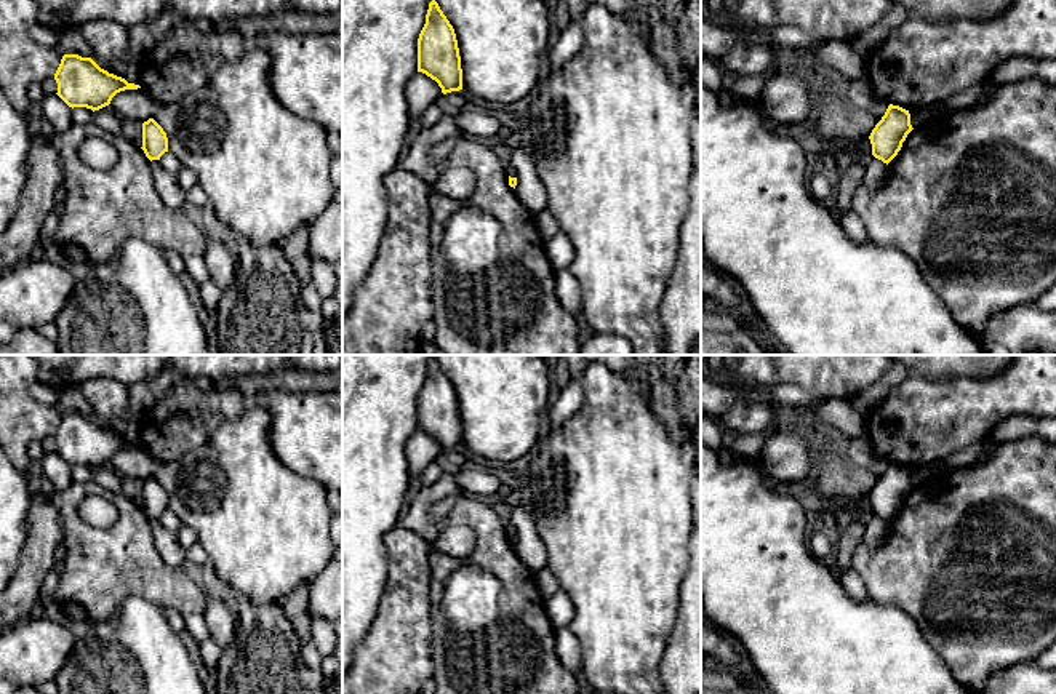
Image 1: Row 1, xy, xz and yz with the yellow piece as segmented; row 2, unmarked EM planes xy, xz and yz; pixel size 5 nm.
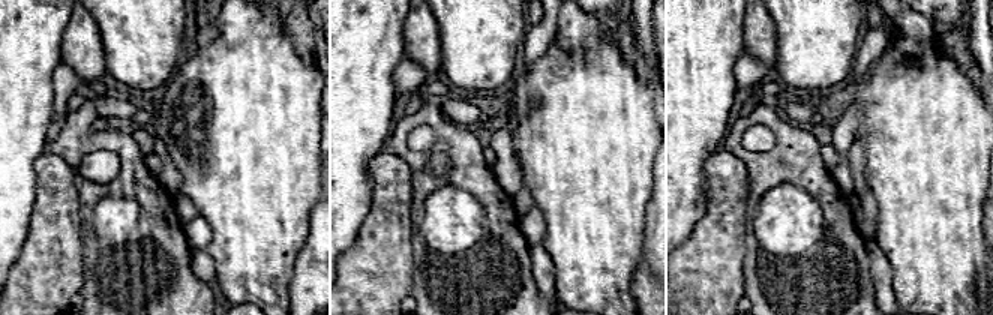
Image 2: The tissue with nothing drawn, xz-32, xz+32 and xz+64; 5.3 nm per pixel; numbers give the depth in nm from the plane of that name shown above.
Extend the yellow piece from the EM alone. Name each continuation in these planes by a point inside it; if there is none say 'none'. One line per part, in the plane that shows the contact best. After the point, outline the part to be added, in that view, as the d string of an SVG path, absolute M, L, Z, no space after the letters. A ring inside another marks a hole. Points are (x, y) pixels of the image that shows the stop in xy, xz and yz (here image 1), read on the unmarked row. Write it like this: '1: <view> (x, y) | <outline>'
none

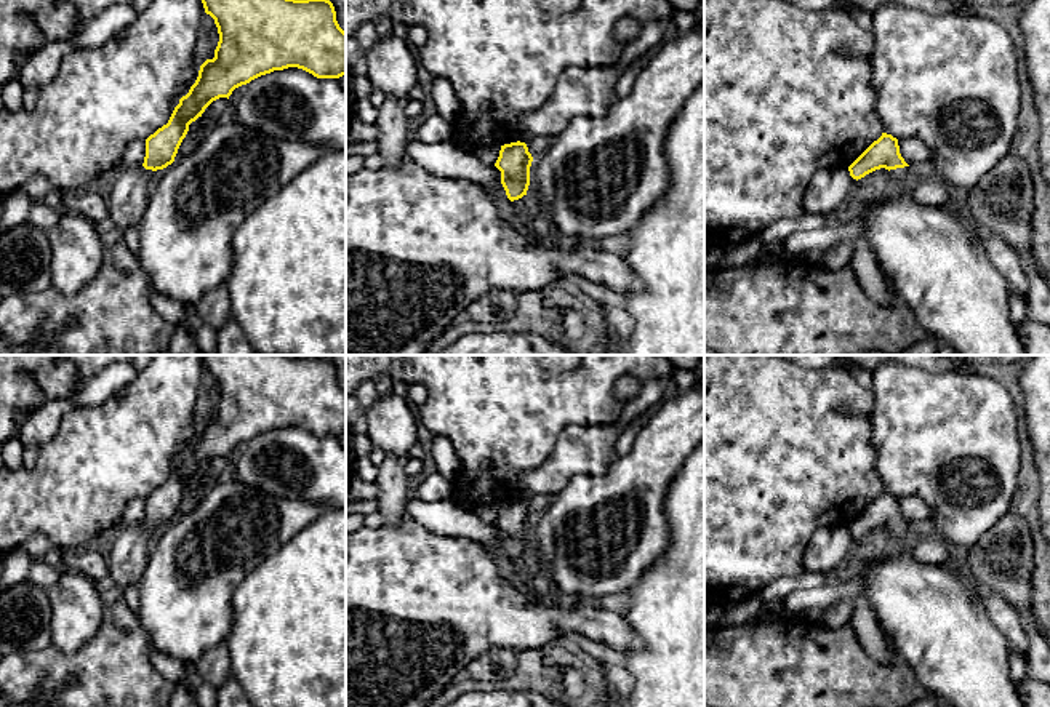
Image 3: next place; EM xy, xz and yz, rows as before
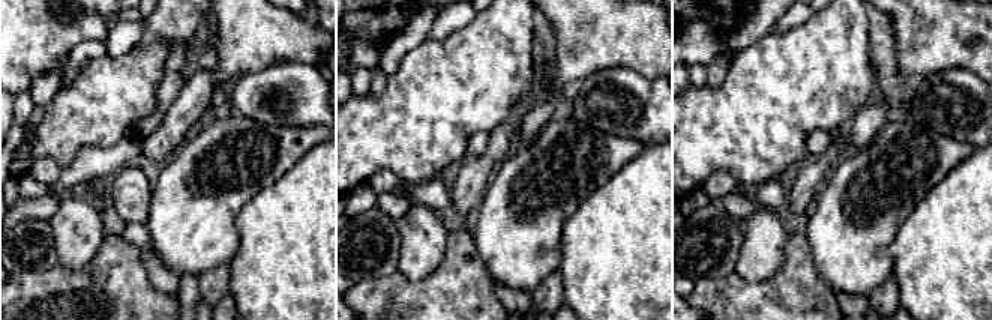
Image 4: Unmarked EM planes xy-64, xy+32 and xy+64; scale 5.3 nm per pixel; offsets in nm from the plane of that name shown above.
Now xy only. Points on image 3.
1: xy (130, 554) | M142 523L120 529L107 558L109 576L123 589L139 584L150 557L152 528Z

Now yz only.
1: yz (898, 533) | M909 525L890 528L892 539L896 541L900 545L908 536L908 531L909 531Z

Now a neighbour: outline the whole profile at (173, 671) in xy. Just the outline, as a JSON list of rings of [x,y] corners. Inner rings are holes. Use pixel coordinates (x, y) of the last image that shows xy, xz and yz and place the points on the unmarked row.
[[[152,648],[152,665],[155,670],[174,686],[184,681],[187,669],[186,664],[171,656]]]

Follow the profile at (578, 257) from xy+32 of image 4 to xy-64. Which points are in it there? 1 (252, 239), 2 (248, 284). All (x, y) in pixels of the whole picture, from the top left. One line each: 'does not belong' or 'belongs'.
1: belongs
2: belongs

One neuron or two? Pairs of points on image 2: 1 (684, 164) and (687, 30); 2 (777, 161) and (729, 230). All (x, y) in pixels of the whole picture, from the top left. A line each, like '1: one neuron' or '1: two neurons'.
1: one neuron
2: two neurons

